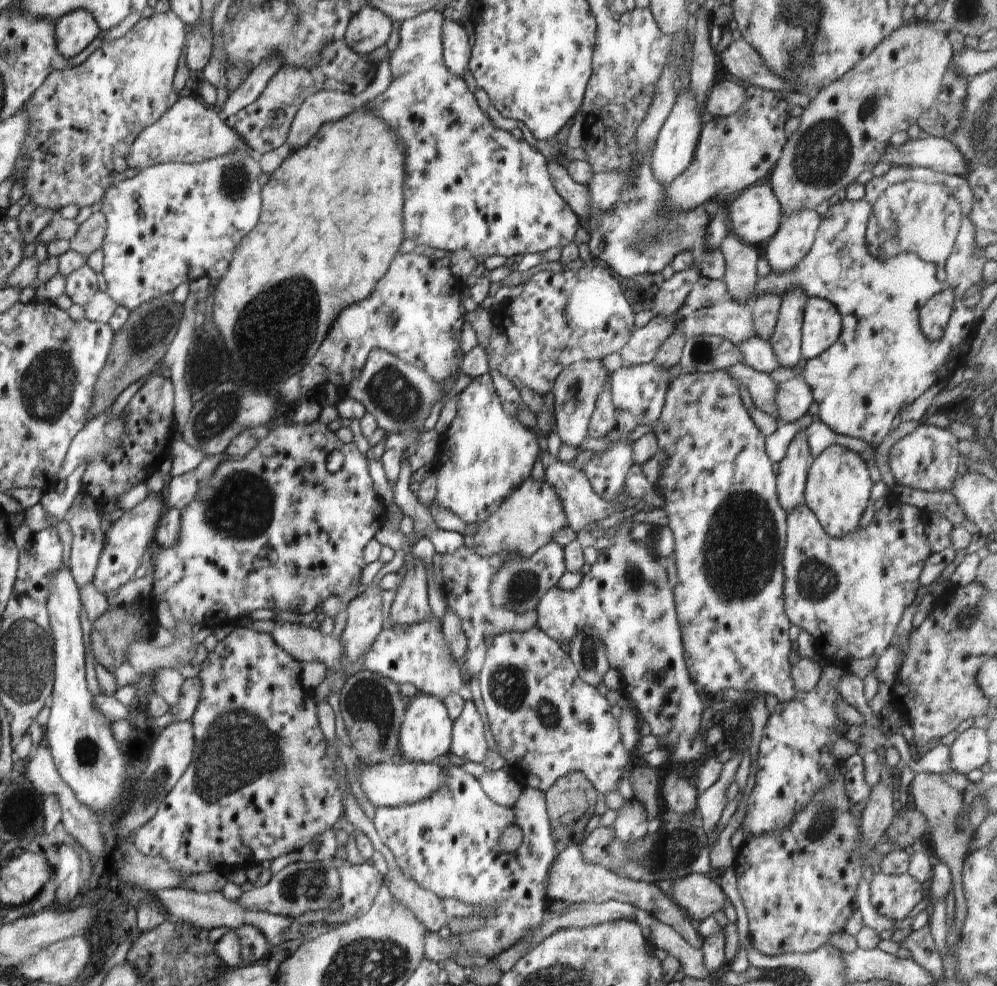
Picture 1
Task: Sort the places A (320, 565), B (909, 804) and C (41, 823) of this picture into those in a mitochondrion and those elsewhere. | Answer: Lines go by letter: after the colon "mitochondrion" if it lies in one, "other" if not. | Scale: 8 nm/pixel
A: other
B: other
C: other

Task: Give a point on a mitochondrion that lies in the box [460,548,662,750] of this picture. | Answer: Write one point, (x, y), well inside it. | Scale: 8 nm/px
(509, 688)

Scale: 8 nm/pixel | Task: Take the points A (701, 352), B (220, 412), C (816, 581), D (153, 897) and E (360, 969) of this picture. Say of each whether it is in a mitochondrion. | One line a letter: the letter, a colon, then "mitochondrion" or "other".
A: other
B: mitochondrion
C: mitochondrion
D: other
E: mitochondrion

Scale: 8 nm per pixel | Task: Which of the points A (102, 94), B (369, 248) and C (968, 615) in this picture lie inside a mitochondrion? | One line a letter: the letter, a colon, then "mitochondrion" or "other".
A: other
B: other
C: mitochondrion

